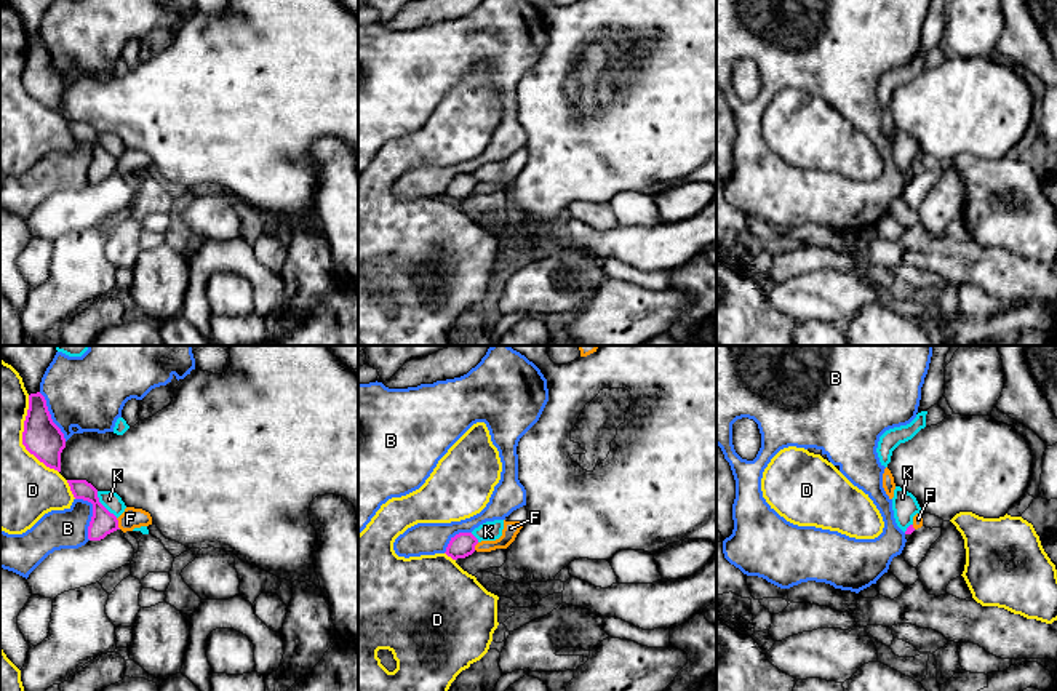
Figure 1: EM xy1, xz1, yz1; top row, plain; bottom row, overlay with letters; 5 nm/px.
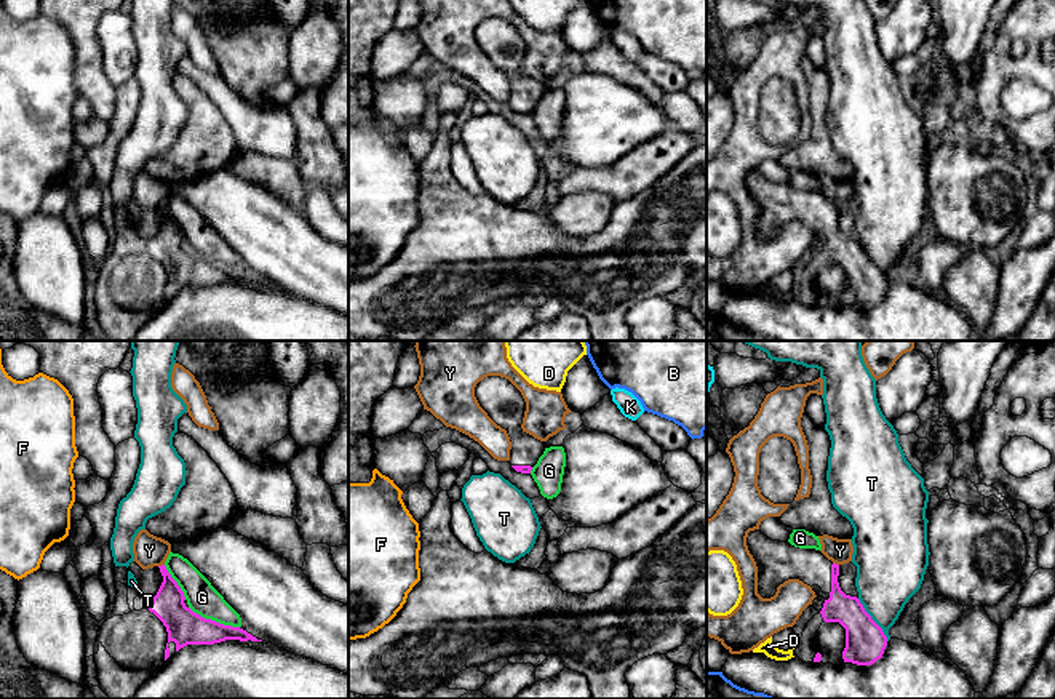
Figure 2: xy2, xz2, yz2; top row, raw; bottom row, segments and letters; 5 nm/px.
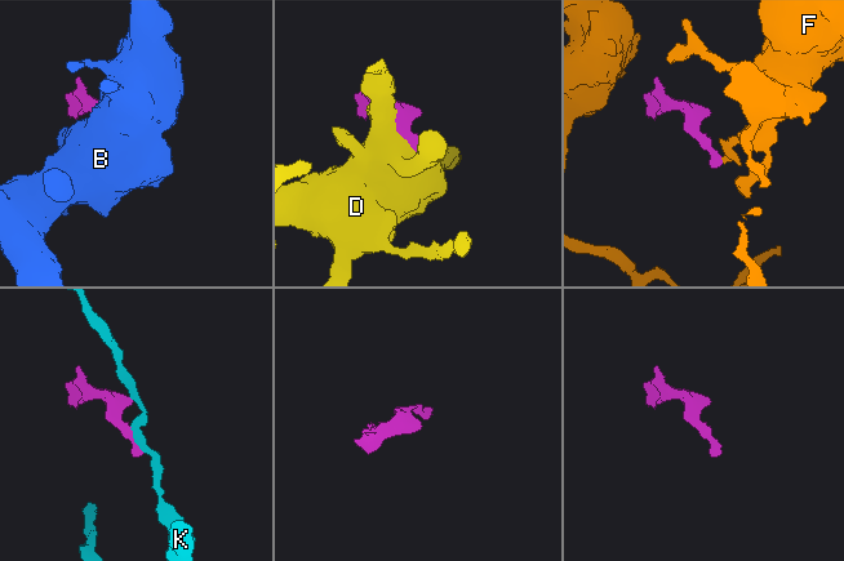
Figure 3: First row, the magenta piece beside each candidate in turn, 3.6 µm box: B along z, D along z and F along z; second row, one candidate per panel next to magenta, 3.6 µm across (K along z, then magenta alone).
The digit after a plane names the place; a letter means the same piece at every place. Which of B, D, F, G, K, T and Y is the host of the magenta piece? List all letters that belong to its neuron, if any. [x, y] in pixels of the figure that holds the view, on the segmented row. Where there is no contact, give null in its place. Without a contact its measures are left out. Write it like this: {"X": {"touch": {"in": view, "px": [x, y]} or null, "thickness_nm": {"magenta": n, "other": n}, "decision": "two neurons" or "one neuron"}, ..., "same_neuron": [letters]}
{"B": {"touch": {"in": "xy1", "px": [93, 514]}, "thickness_nm": {"magenta": 120, "other": 200}, "decision": "two neurons"}, "D": {"touch": {"in": "xy1", "px": [23, 439]}, "thickness_nm": {"magenta": 190, "other": 420}, "decision": "two neurons"}, "F": {"touch": {"in": "xy1", "px": [117, 523]}, "thickness_nm": {"magenta": 120, "other": 100}, "decision": "two neurons"}, "G": {"touch": {"in": "xy2", "px": [214, 621]}, "thickness_nm": {"magenta": 180, "other": 160}, "decision": "two neurons"}, "K": {"touch": {"in": "xy1", "px": [103, 506]}, "thickness_nm": {"magenta": 120, "other": 90}, "decision": "two neurons"}, "T": {"touch": {"in": "yz2", "px": [871, 619]}, "thickness_nm": {"magenta": 200, "other": 320}, "decision": "two neurons"}, "Y": {"touch": {"in": "xy2", "px": [162, 565]}, "thickness_nm": {"magenta": 160, "other": 160}, "decision": "two neurons"}, "same_neuron": []}

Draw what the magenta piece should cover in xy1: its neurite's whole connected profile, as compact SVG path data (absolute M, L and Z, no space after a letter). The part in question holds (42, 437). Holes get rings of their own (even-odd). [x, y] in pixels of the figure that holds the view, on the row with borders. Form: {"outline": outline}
{"outline": "M40 392L29 395L22 445L46 467L61 472L61 453L66 448L66 438L53 422L46 400Z"}

